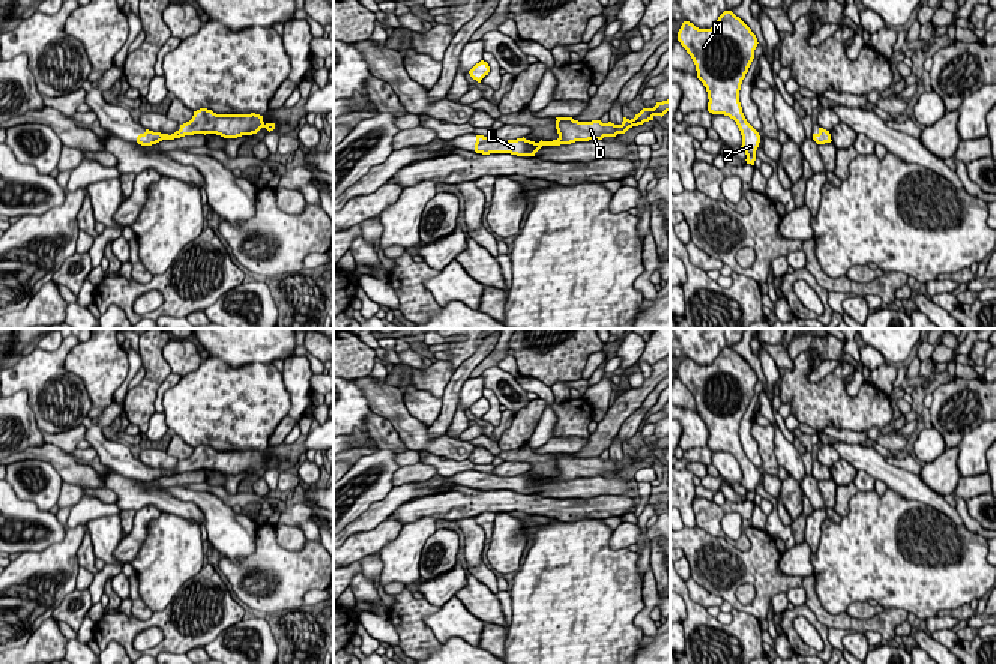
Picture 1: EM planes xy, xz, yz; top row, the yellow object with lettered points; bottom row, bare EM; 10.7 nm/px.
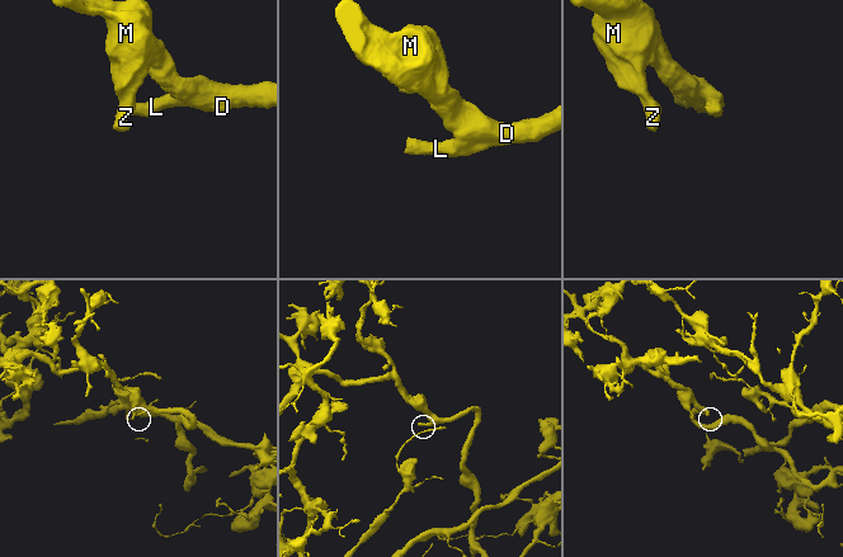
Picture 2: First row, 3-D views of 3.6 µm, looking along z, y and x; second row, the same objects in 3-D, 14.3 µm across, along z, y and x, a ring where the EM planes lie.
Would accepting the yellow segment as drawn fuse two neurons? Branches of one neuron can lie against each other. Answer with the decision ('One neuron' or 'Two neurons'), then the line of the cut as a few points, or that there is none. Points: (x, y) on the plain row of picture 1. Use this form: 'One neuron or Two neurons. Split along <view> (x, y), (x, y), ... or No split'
One neuron. No split

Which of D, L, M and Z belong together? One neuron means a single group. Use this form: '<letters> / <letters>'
D L M Z

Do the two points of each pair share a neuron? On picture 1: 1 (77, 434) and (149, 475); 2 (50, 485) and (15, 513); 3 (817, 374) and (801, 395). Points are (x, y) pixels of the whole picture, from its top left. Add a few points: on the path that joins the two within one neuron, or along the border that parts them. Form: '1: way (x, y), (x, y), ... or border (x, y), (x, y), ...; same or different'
1: border (81, 424), (84, 427), (84, 439); different
2: border (15, 493), (48, 511); different
3: border (839, 361), (819, 380), (811, 382), (807, 377); different

